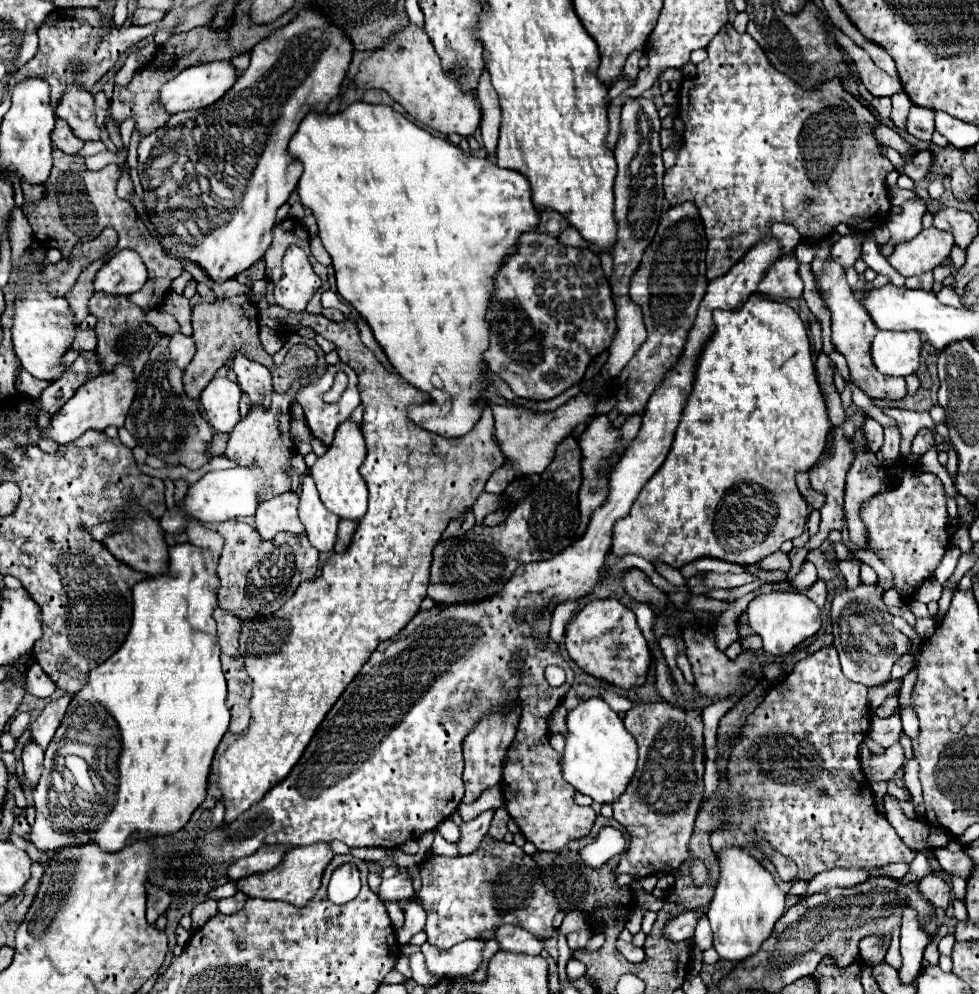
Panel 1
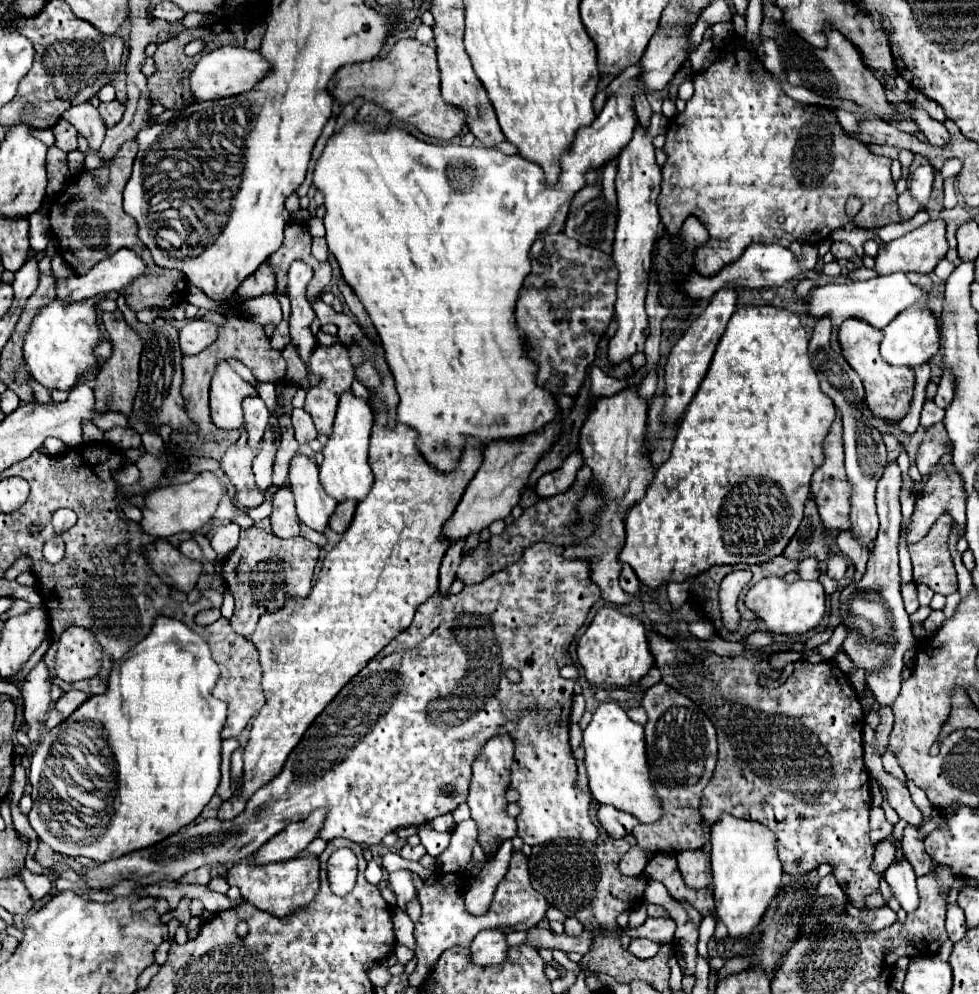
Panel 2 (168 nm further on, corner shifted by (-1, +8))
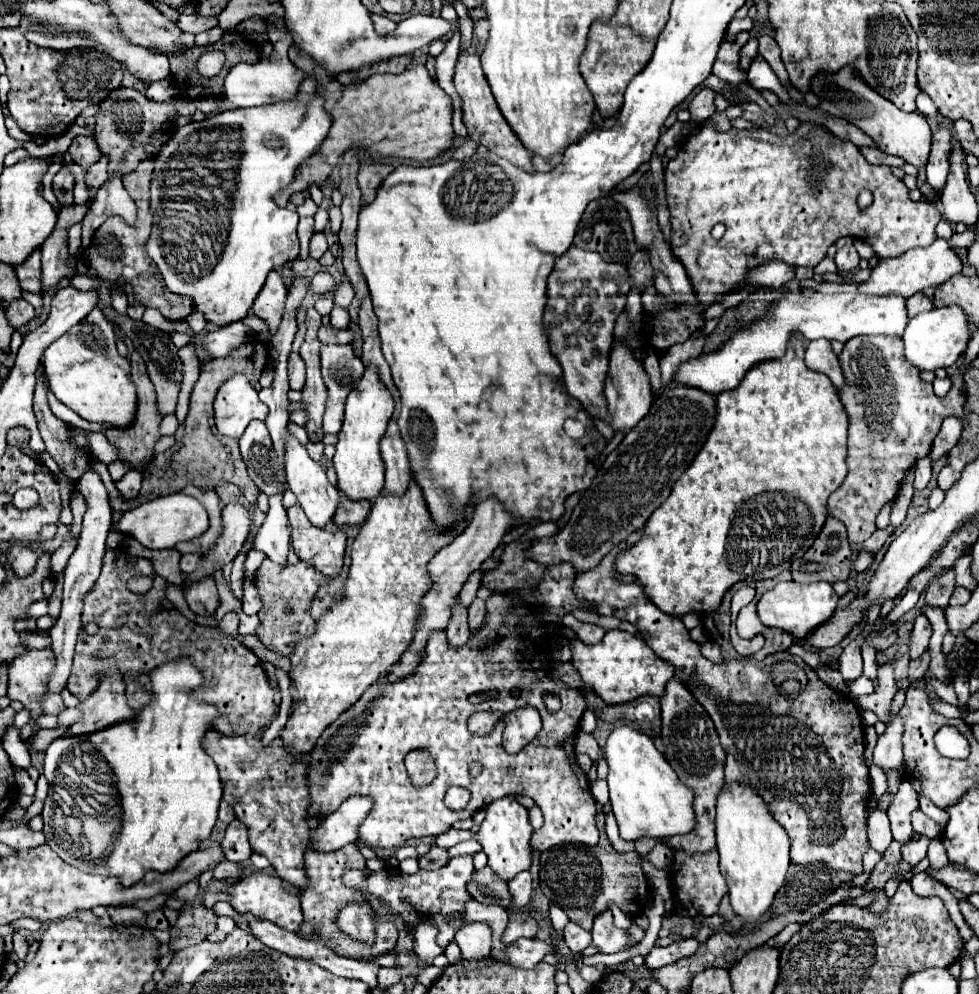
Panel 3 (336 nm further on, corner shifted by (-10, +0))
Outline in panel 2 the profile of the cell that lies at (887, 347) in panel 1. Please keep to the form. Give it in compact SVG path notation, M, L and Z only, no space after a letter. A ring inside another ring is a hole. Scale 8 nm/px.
M914 304L906 310L902 310L896 316L896 320L892 320L884 328L884 340L880 344L880 354L892 366L910 366L910 368L914 368L918 364L928 362L934 354L938 354L938 350L940 350L938 320L926 304Z

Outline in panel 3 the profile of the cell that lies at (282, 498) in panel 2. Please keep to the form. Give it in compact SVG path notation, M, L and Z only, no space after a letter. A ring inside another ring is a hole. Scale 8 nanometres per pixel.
M295 504L287 510L291 526L291 546L301 560L311 562L325 576L335 576L343 566L345 554L345 532L327 532L315 528L301 506Z

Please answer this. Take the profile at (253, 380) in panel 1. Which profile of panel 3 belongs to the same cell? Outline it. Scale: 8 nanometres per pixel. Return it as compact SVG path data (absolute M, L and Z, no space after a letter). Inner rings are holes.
M253 420L245 434L239 440L241 446L241 456L247 464L247 472L255 486L265 492L267 496L277 492L279 484L279 466L277 466L277 456L273 452L273 444L269 438L269 430L263 420Z

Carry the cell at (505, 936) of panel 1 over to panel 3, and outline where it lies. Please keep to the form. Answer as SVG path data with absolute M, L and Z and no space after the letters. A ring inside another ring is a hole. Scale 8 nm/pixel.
M609 910L595 918L591 934L593 934L593 944L597 946L597 950L601 954L615 954L615 952L631 950L631 948L637 946L637 942L631 942L629 934L625 930L619 930L613 924Z

